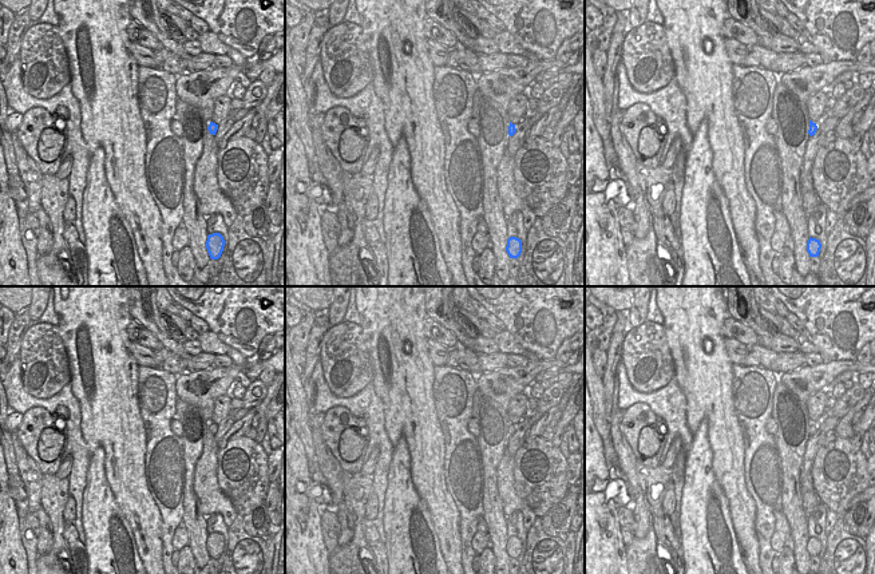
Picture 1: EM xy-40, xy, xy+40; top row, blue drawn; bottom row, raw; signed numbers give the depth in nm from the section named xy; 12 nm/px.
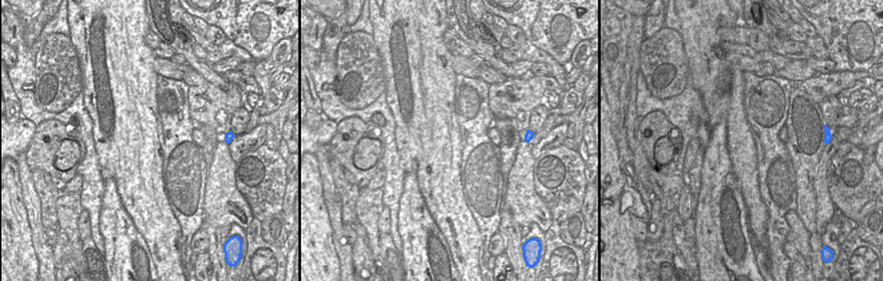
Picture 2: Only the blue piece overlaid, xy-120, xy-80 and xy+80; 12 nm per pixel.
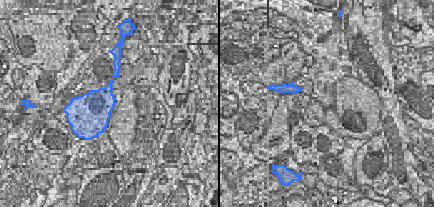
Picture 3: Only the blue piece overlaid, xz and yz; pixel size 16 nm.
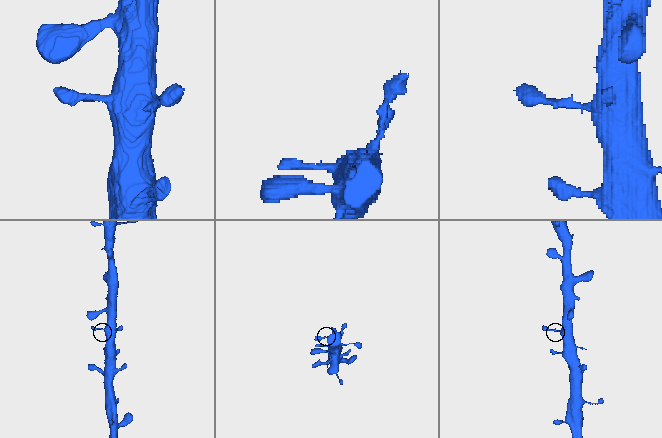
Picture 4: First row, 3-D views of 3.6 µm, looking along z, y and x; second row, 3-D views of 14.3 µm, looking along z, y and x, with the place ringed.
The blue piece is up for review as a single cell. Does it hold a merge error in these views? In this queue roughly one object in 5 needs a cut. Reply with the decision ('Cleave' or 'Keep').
Keep

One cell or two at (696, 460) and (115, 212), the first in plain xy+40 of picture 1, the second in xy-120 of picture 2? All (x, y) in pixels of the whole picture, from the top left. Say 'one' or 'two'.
one

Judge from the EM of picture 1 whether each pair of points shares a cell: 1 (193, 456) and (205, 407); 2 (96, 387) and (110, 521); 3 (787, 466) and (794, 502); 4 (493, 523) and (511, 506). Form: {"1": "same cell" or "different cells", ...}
{"1": "different cells", "2": "different cells", "3": "same cell", "4": "different cells"}

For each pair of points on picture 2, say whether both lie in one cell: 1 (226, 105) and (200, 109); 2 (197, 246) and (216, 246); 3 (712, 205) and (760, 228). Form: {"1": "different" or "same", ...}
{"1": "same", "2": "different", "3": "different"}

